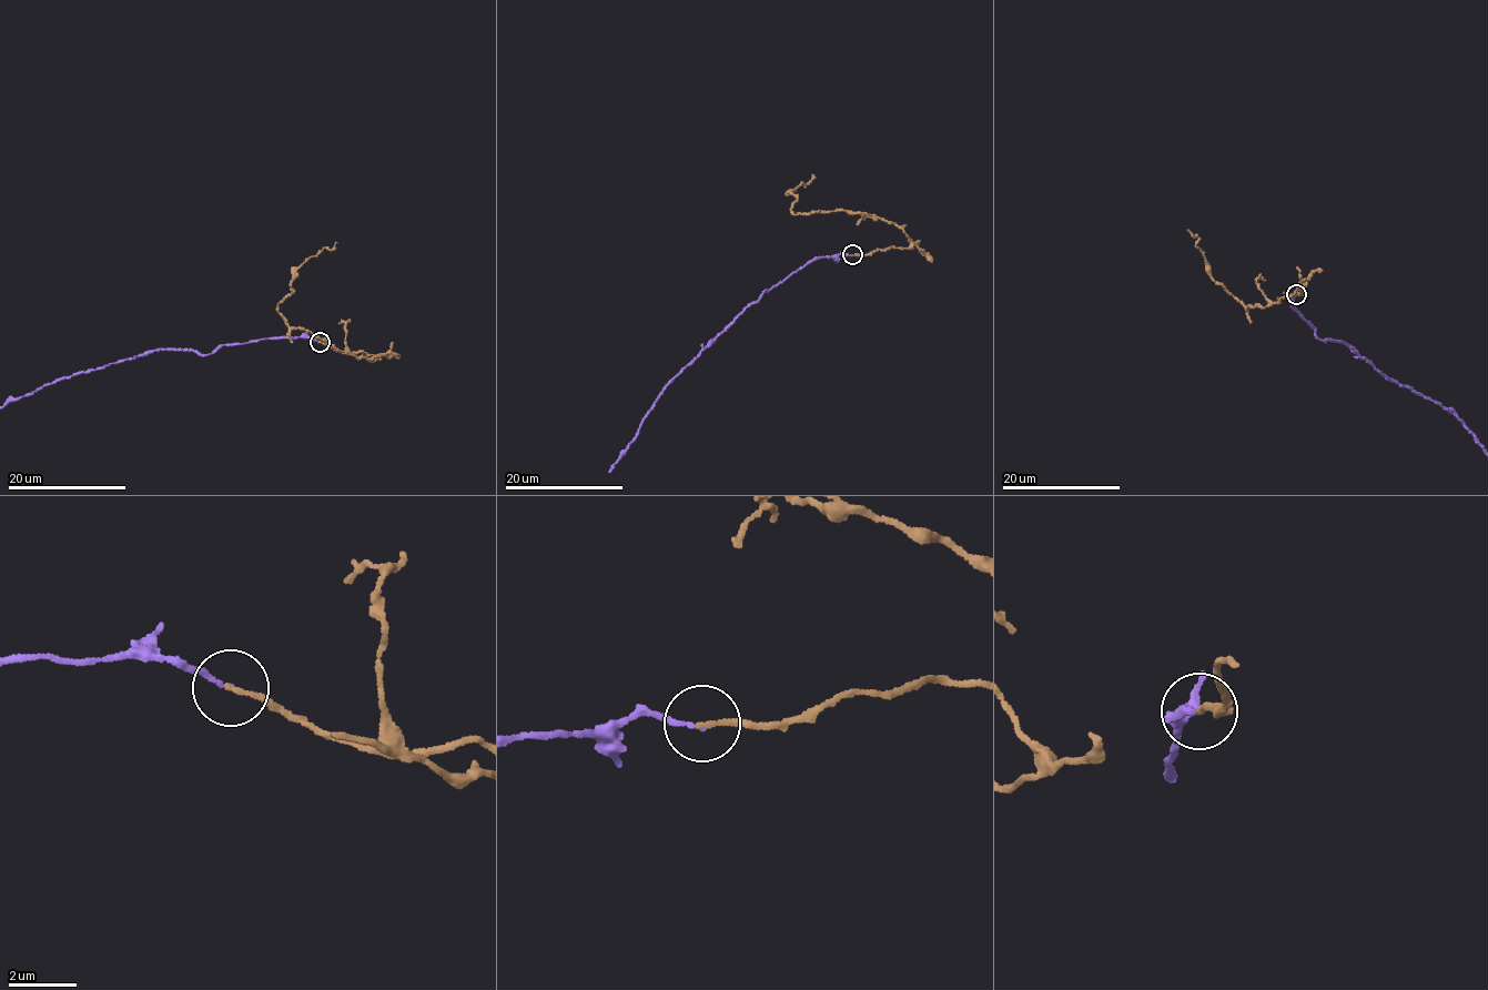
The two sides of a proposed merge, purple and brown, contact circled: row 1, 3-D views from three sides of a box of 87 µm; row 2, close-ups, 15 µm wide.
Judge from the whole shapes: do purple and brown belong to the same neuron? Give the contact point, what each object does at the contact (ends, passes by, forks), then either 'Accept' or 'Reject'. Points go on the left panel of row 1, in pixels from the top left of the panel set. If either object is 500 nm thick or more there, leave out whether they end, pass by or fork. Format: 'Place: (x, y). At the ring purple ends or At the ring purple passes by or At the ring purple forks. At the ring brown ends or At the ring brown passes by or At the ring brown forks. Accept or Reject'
Place: (320, 342). At the ring purple ends. At the ring brown ends. Accept

